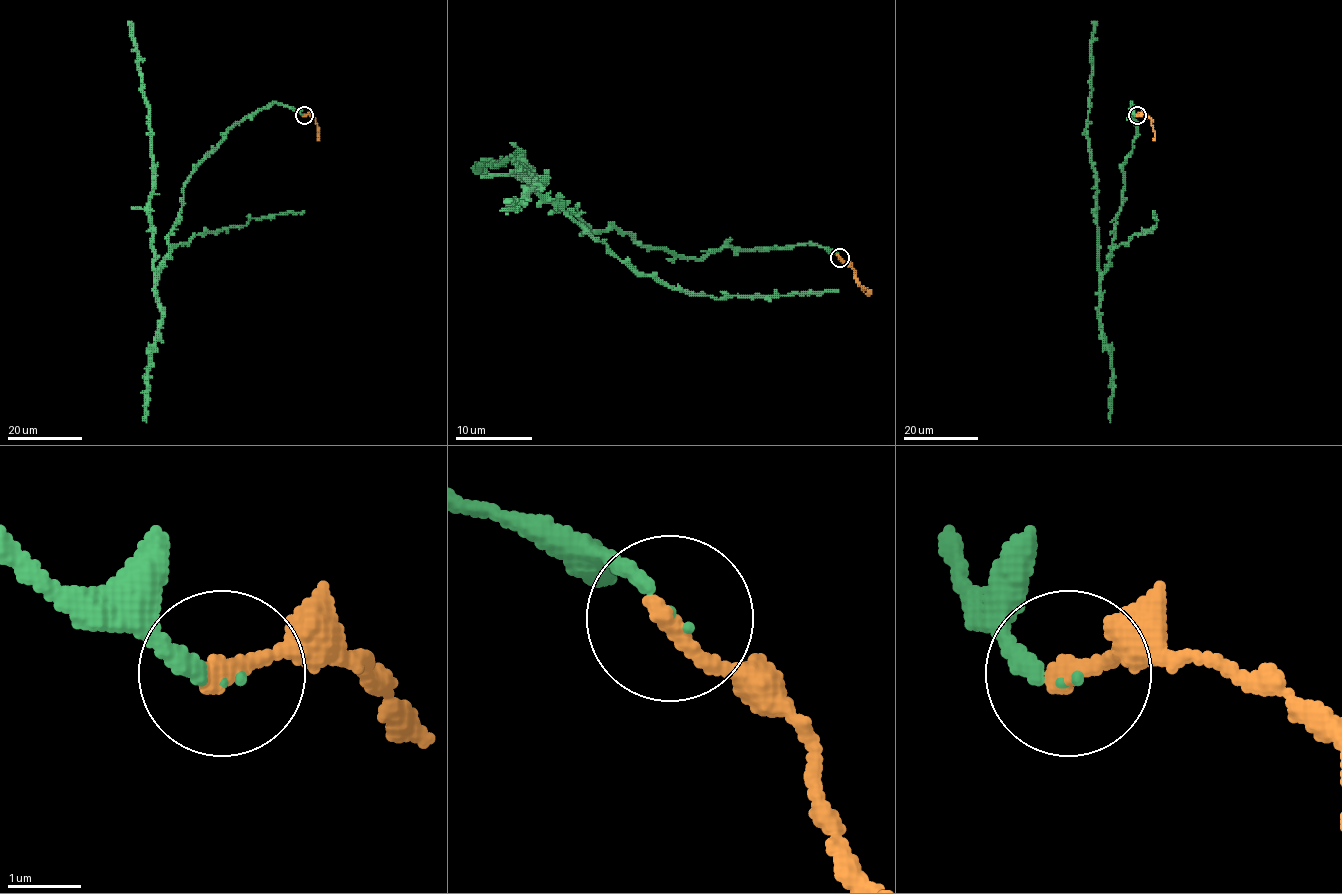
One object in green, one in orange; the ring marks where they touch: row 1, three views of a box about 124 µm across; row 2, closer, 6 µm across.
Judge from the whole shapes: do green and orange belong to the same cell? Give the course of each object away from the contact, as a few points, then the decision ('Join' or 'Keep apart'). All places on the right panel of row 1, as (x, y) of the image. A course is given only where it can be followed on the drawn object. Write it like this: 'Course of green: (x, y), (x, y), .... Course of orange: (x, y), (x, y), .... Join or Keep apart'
Course of green: (1136, 115), (1132, 102), (1136, 137), (1123, 167), (1120, 213), (1101, 273), (1086, 130), (1096, 22). Course of orange: (1136, 115), (1145, 115), (1150, 119), (1155, 135), (1152, 141). Join

